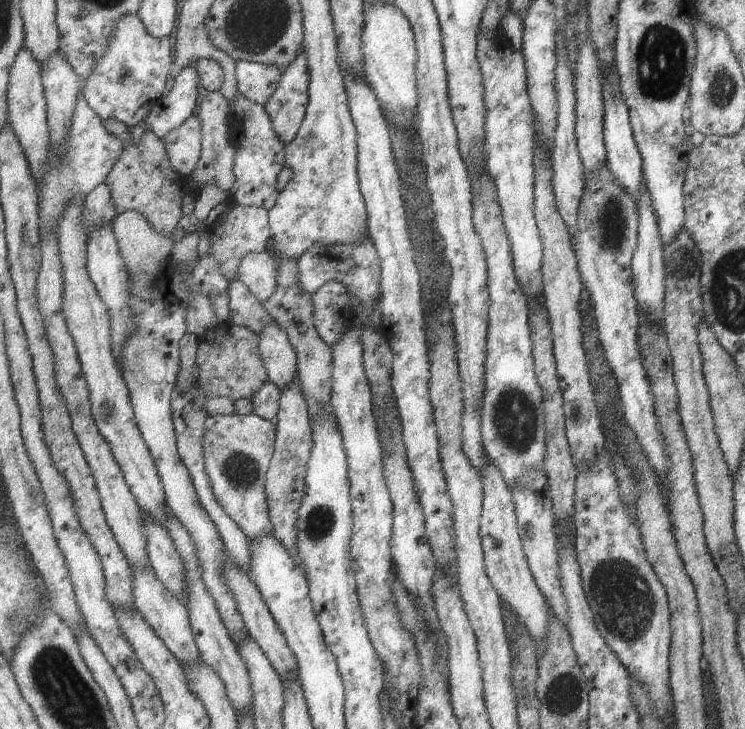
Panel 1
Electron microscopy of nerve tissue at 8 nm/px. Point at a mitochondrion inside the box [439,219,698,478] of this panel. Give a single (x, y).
(514, 415)

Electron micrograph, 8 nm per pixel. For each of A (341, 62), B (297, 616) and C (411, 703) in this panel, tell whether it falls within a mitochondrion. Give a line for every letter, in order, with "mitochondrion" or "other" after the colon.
A: other
B: other
C: other

